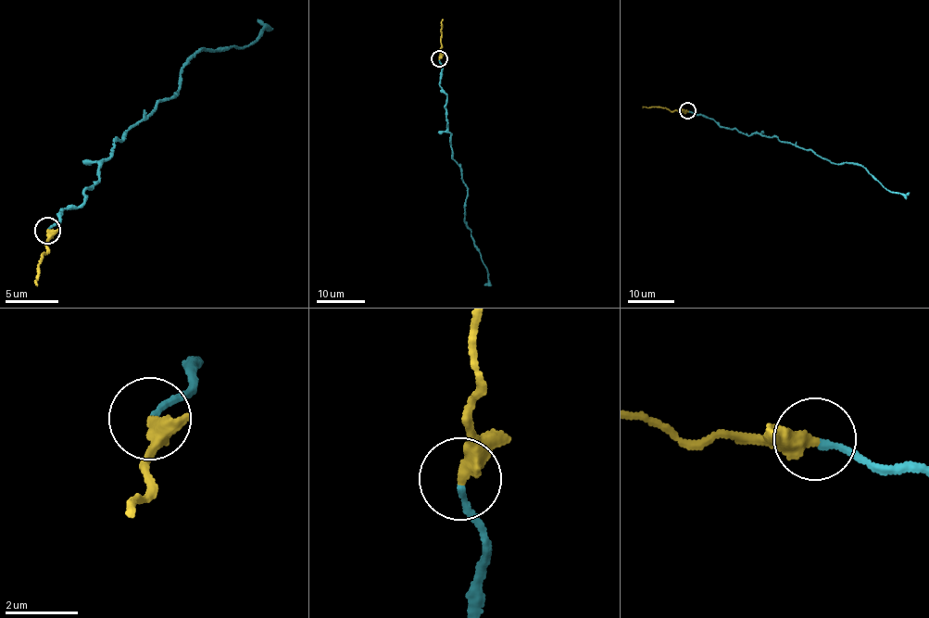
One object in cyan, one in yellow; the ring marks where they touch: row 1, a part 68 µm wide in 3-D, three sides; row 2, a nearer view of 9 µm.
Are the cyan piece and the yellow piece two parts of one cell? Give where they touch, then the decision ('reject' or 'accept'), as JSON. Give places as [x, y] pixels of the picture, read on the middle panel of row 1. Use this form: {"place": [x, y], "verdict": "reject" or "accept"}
{"place": [439, 58], "verdict": "accept"}

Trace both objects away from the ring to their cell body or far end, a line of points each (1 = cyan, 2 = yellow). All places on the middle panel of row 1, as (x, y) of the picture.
1: (439, 59), (452, 158), (467, 188), (464, 222), (487, 271), (484, 285)
2: (439, 58), (443, 19)

